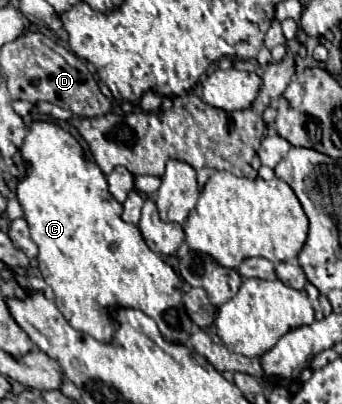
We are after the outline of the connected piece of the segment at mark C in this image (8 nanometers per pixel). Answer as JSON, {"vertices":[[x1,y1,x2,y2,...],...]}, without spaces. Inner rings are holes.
{"vertices":[[35,120,27,128,21,156,27,162,29,174,17,184,17,200,23,206,31,240,38,248,37,267,47,286,55,292,55,304,67,322,75,330,87,332,99,342,107,342,113,332,113,326,109,324,111,312,119,306,129,306,151,316,157,322,163,338,185,344,189,334,195,330,195,324,189,322,185,308,179,306,183,300,179,276,169,264,147,248,137,226,121,220,121,204,109,194,103,172,95,162,85,158,81,144,59,124]]}

